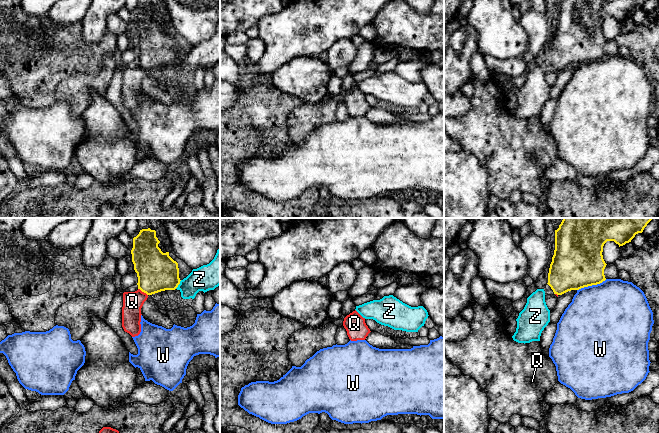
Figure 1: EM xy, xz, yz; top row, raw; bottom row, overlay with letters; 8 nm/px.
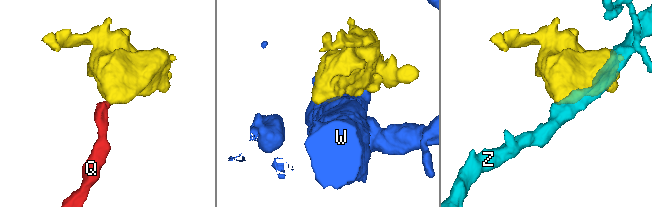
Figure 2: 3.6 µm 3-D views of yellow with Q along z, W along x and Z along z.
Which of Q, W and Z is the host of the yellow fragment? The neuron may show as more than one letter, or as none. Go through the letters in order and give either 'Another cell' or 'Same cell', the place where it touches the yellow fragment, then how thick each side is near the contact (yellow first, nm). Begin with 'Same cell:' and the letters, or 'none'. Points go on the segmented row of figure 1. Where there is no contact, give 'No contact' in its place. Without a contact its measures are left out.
Same cell: Q
Q: Same cell. Touches yellow at xy (143, 291). Thickness 320 nm (yellow) against 160 nm
W: Another cell. Touches yellow at yz (591, 285). Thickness 400 nm (yellow) against 500 nm
Z: Another cell. Touches yellow at xy (179, 283). Thickness 320 nm (yellow) against 200 nm

